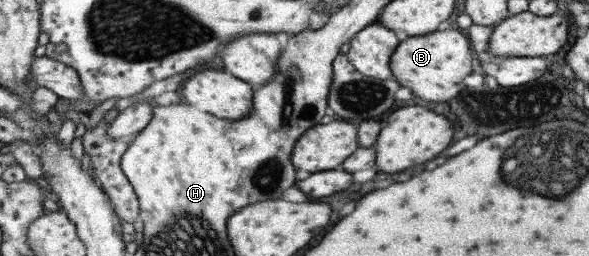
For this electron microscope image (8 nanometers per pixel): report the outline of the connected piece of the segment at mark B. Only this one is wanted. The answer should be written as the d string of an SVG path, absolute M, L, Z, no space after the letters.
M447 26L442 31L434 31L424 35L412 37L408 36L402 40L400 47L396 49L396 61L391 60L392 69L396 69L396 77L404 87L410 87L418 97L428 99L428 101L452 101L460 95L460 91L464 89L464 77L470 75L472 71L472 55L468 49L468 41L464 39L464 35L460 35L462 30L455 30Z

